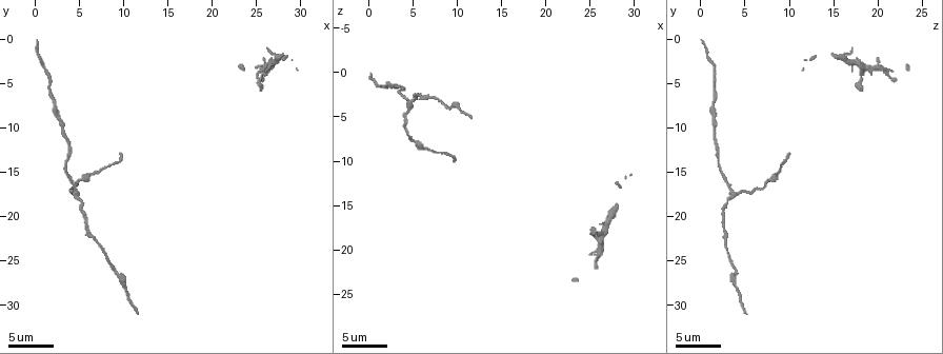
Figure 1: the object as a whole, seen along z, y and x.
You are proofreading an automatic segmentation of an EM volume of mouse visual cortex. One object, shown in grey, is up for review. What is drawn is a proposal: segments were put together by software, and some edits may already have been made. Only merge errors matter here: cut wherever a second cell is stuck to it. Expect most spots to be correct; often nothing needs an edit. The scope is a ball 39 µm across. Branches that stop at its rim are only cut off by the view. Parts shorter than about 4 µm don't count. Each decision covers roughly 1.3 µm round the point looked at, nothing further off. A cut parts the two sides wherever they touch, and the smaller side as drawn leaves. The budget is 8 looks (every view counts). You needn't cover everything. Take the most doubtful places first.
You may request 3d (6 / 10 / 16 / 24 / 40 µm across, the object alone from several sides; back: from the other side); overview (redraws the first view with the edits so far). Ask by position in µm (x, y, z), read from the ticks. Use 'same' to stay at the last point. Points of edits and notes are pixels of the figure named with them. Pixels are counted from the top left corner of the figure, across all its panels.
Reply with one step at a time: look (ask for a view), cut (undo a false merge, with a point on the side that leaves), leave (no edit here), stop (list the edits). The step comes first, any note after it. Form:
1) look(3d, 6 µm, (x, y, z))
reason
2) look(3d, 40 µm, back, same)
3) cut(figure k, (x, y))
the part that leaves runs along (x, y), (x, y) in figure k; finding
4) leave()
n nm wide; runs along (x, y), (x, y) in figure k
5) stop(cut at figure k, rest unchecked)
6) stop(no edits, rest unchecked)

look(3d, 6 µm, (4.6, 17.6, 3.4))
arms part here

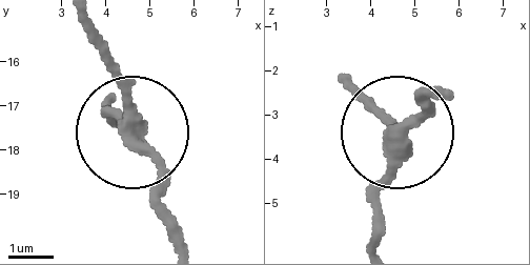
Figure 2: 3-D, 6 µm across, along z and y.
leave()
290 nm wide; runs along (374, 247), (390, 146), (439, 89) in figure 2; continuous, no second cell

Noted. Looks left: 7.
look(3d, 10 µm, (2.2, 7.0, 1.4))
thick turns thin

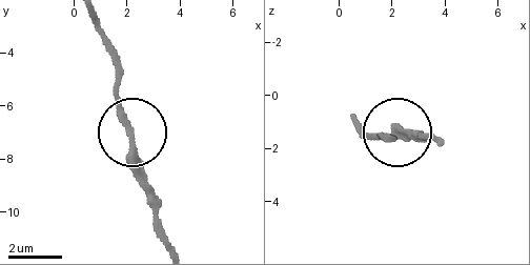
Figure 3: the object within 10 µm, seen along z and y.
leave()
runs along (168, 242), (115, 85), (115, 47) in figure 3; all the same cell

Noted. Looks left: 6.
look(3d, 10 µm, (4.8, 16.0, 7.4))
thick turns thin

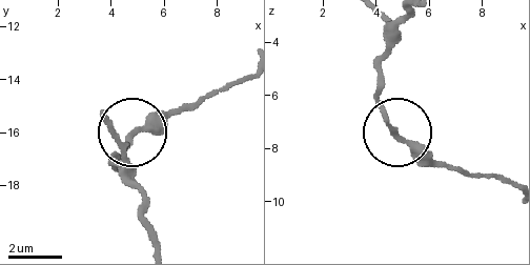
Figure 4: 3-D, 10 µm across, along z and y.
look(3d, 6 µm, (4.8, 16.1, 7.5))

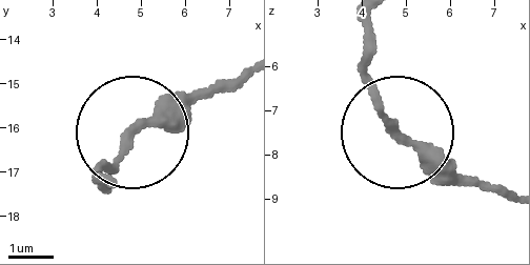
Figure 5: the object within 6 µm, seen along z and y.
leave()
runs along (237, 79), (158, 105), (101, 191) in figure 5; all the same cell

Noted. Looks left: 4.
look(3d, 6 µm, (6.8, 22.8, 3.0))
sudden change in width

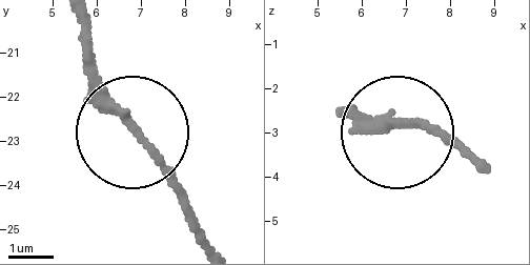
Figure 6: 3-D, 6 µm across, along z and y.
leave()
190 nm wide; runs along (338, 118), (432, 129), (466, 148) in figure 6; one cell here

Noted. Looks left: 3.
stop(no edits, rest unchecked)

